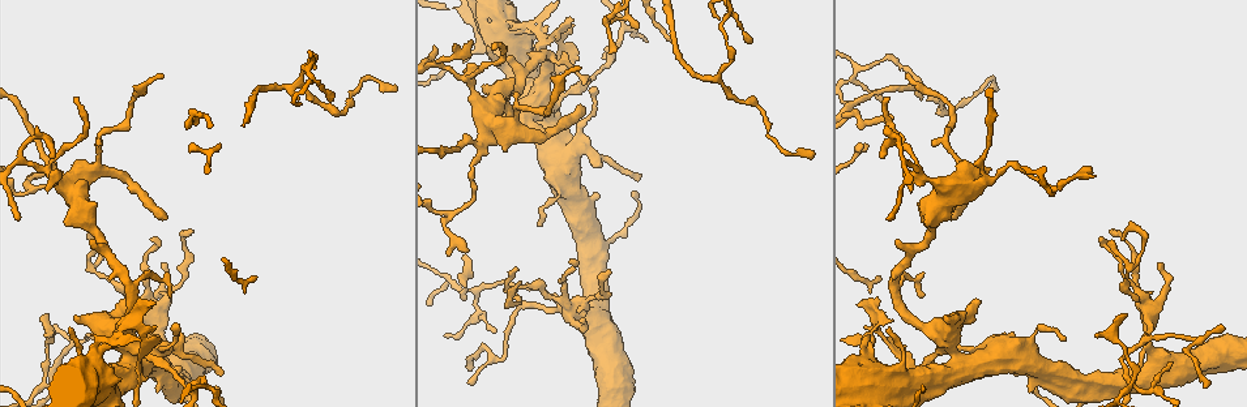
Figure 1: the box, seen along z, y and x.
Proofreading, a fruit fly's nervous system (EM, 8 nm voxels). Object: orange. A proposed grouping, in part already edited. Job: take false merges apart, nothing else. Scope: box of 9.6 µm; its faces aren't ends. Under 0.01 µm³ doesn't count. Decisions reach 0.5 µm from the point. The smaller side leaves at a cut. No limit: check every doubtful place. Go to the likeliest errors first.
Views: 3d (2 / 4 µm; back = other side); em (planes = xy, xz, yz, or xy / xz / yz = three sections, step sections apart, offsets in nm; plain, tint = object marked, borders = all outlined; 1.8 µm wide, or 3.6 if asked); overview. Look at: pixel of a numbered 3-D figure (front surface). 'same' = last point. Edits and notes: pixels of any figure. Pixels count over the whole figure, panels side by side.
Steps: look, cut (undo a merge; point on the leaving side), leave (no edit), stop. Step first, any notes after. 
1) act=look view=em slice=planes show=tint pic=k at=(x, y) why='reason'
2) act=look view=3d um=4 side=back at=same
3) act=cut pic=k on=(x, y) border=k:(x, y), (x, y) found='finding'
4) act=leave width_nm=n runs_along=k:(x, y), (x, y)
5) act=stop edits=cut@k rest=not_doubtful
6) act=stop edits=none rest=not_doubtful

act=look view=3d um=4 pic=1 at=(877, 327)

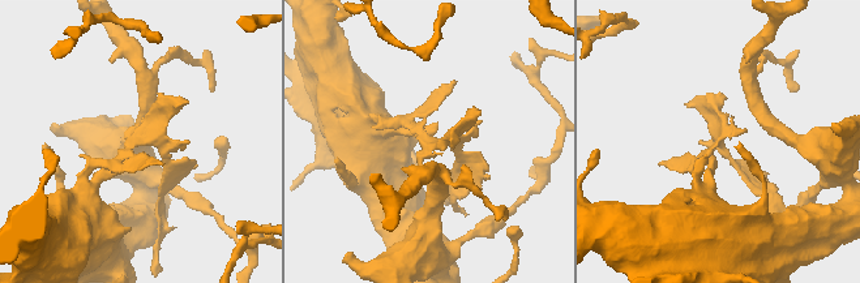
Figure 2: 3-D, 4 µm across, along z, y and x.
act=look view=em slice=planes show=tint pic=2 at=(136, 143)

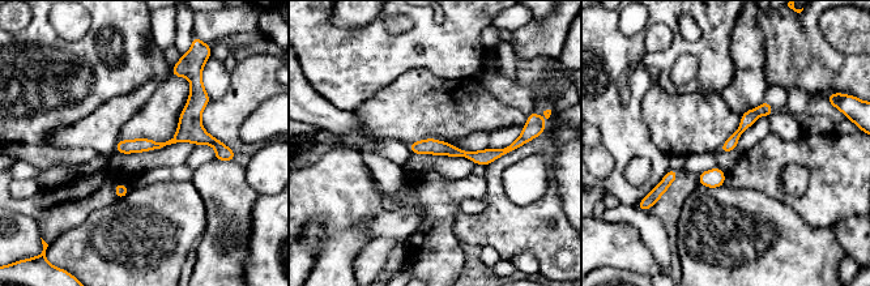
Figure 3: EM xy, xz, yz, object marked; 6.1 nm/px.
act=leave runs_along=3:(119, 145), (200, 136), (221, 153) found='continuous, no second neuron'

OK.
act=look view=3d um=2 pic=1 at=(47, 172)

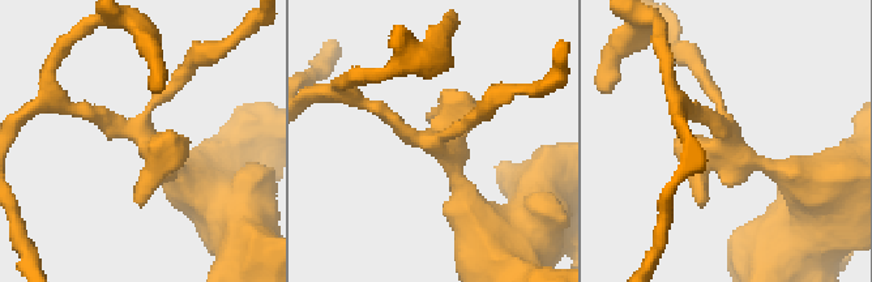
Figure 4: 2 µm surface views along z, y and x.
act=look view=em um=3.6 slice=xz step=16 show=tint pic=4 at=(726, 137) arms=3

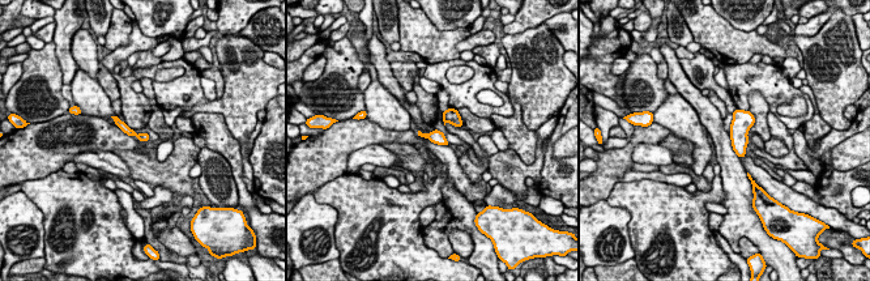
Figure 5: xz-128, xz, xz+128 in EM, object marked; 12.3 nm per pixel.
act=leave width_nm=100 runs_along=5:(115, 116), (129, 132), (148, 139) found='all the same neuron'

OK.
act=look view=3d um=4 pic=1 at=(956, 357) why='four or more arms meet'

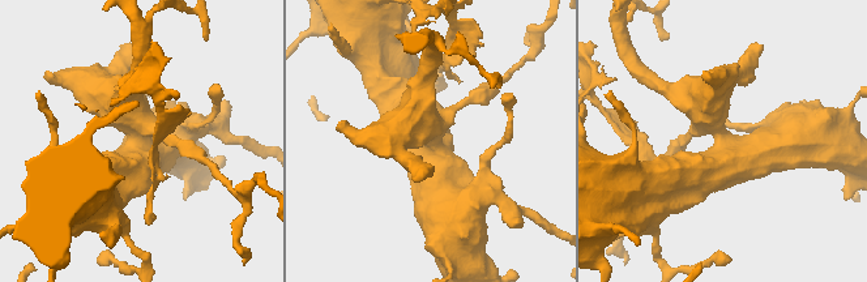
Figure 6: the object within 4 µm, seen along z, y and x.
act=look view=em um=3.6 slice=planes show=tint pic=6 at=(429, 140) arms=4 why='shape alone is not enough'

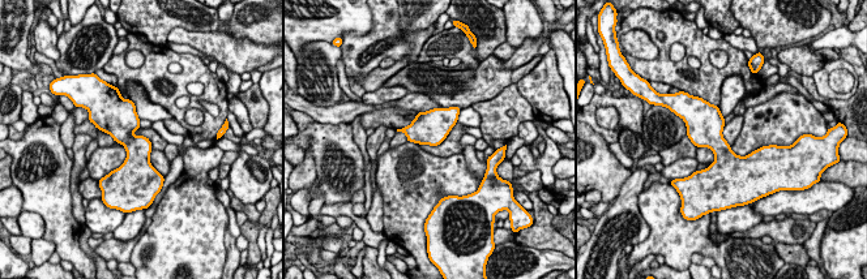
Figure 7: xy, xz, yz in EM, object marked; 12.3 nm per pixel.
act=leave width_nm=280 found='one neuron here'

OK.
act=stop edits=none rest=not_doubtful

